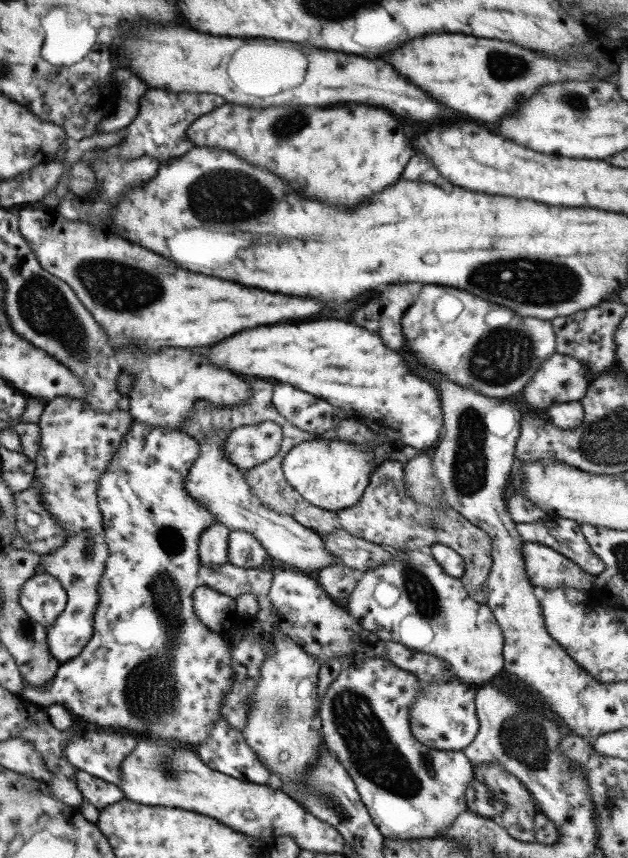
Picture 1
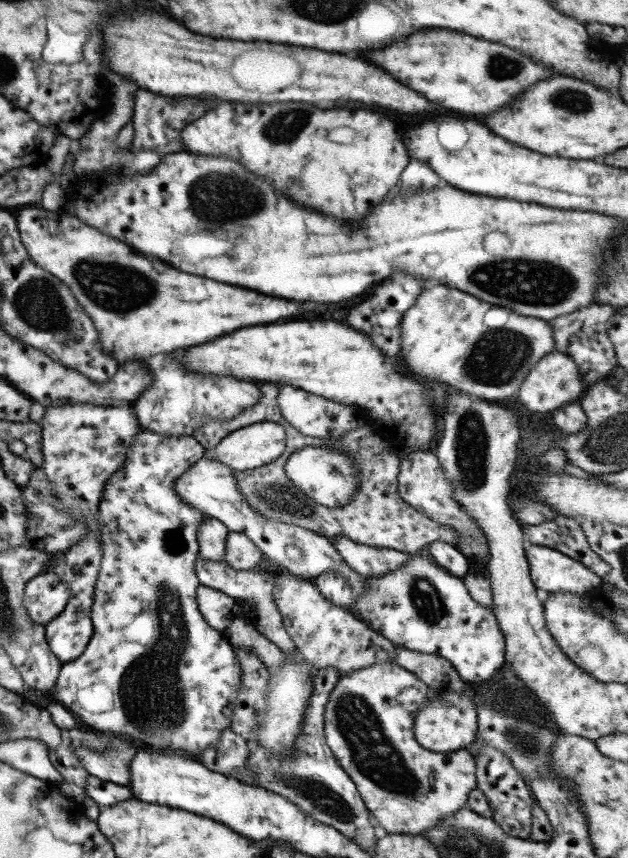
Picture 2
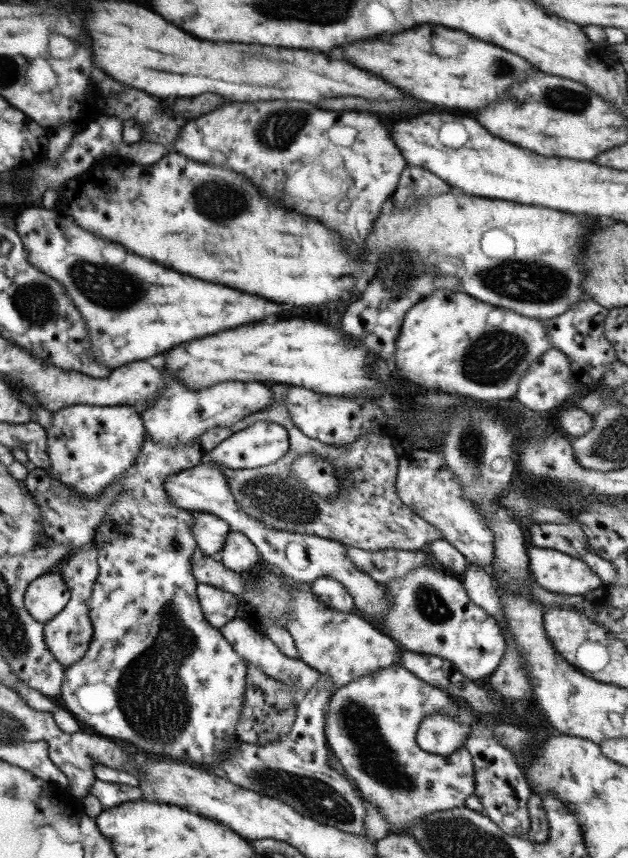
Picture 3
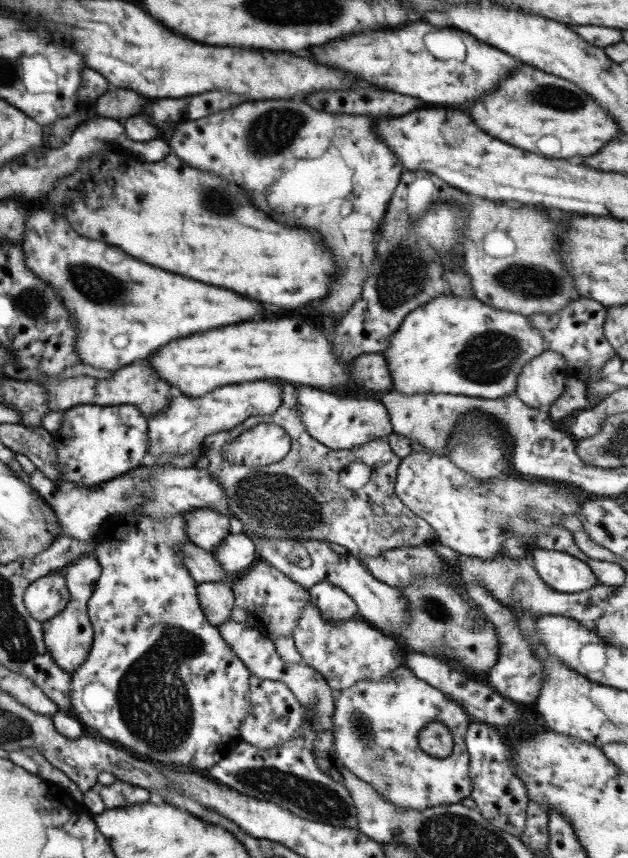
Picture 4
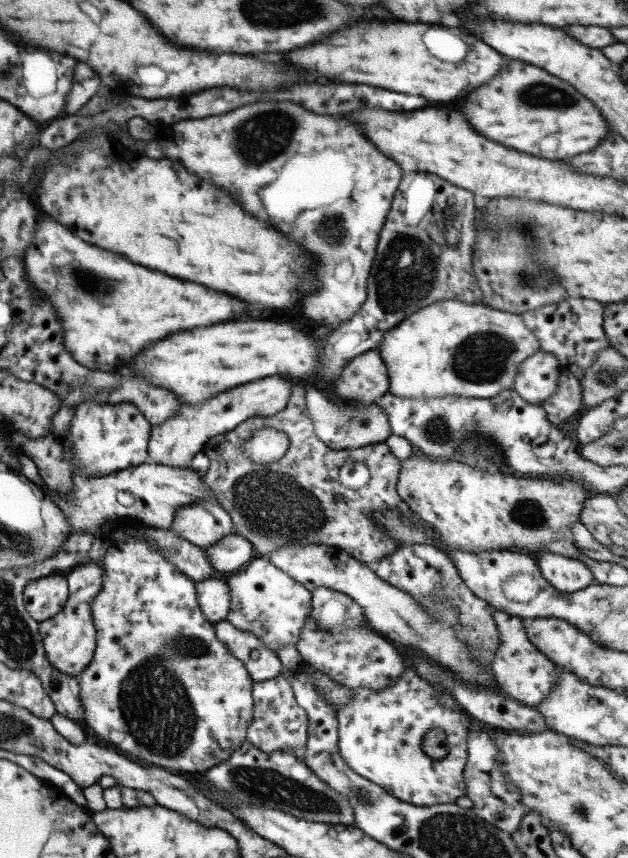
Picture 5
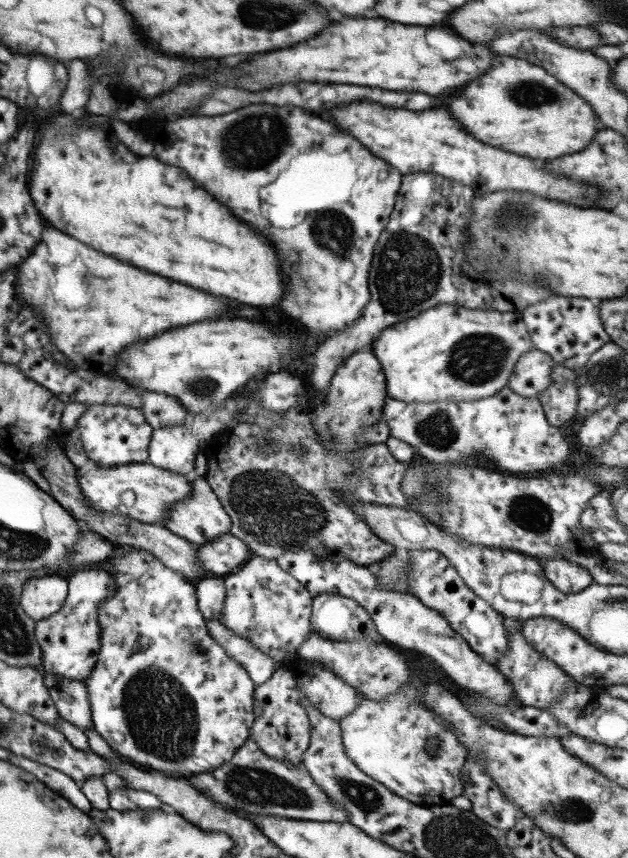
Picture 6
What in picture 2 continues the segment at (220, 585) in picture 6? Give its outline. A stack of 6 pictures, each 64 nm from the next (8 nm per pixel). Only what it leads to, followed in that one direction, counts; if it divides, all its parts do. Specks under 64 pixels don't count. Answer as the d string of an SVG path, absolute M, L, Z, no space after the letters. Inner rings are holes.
M199 585L195 591L198 611L203 620L221 632L239 612L240 602L214 588Z

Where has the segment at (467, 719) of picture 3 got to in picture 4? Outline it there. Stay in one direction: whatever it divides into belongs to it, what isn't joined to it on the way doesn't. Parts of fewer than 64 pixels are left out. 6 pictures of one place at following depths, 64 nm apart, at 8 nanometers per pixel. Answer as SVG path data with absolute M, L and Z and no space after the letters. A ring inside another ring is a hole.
M434 720L422 727L418 734L418 747L435 758L444 759L452 754L452 732L440 722Z

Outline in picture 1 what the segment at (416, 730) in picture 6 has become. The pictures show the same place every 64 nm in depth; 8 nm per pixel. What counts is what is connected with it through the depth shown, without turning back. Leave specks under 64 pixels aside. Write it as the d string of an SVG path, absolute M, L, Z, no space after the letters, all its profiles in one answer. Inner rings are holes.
M386 658L363 659L355 664L343 666L335 680L331 681L329 688L323 695L320 707L318 708L319 729L322 735L322 742L333 753L334 757L341 763L347 775L354 782L355 790L360 796L361 803L369 813L372 823L379 829L379 832L387 840L421 840L425 838L436 838L436 834L452 824L456 816L466 811L466 802L463 793L469 785L469 781L474 778L474 768L469 759L461 751L454 751L450 754L434 753L420 742L417 742L411 734L408 721L408 710L414 703L416 696L420 693L419 680L414 674L397 668L390 660Z

